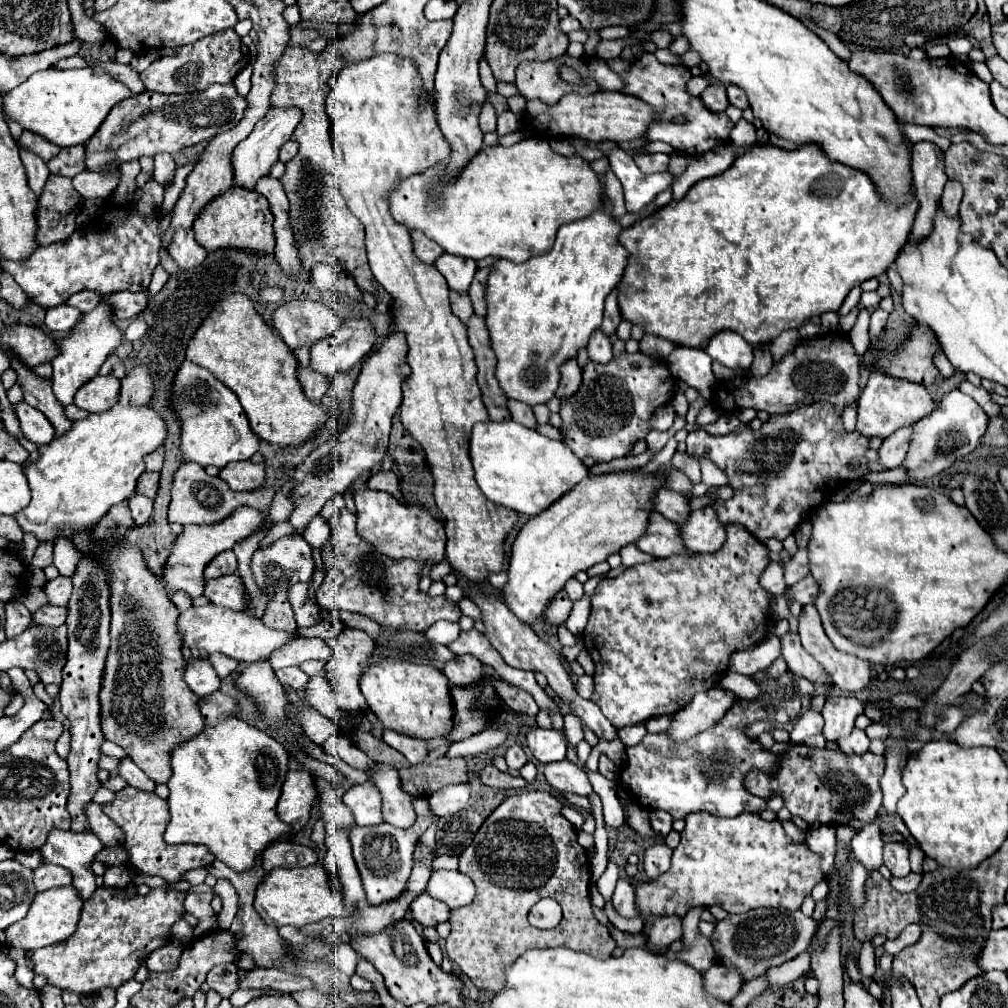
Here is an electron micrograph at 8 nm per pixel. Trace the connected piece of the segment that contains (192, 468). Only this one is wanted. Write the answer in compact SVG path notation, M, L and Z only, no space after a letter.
M183 463L173 479L173 499L169 505L169 523L179 523L179 525L213 525L217 521L223 521L233 513L233 509L241 505L253 505L253 509L269 509L269 501L273 499L273 489L257 489L257 491L247 491L247 493L237 493L231 491L225 481L219 477L211 477L205 473L205 469L197 463Z

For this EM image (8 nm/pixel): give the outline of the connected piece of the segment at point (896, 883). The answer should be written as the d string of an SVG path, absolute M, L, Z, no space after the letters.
M909 873L909 875L903 877L903 879L891 879L891 885L893 885L897 891L909 893L909 891L917 889L917 885L921 883L921 877L923 877L923 873Z

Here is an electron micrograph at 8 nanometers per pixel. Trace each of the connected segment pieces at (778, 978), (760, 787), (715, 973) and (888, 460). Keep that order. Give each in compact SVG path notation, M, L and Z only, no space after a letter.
M807 951L797 955L793 961L787 961L785 965L769 969L765 975L767 975L771 985L783 987L783 985L799 979L803 973L809 973L809 953Z
M791 745L781 755L781 761L783 765L773 777L761 771L751 771L745 777L747 791L763 799L769 795L783 795L791 815L801 815L807 823L815 823L815 819L823 823L837 821L837 809L843 809L843 813L853 815L863 823L877 819L877 809L883 799L879 787L881 773L885 771L883 757L873 755L871 751L865 755L843 755L829 749Z
M715 963L709 971L703 973L703 981L705 981L705 989L711 995L715 995L723 1001L731 1001L741 991L745 977L741 977L737 973L737 969L733 969L733 967Z
M903 427L883 441L883 445L879 447L879 463L885 469L893 469L903 463L909 447L909 435L911 435L911 427Z

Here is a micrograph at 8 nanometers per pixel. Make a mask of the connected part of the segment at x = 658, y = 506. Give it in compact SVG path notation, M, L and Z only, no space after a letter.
M661 489L655 495L655 511L661 513L665 519L671 519L679 525L691 513L689 499L685 499L681 493L675 493L675 491L669 491L669 489Z

